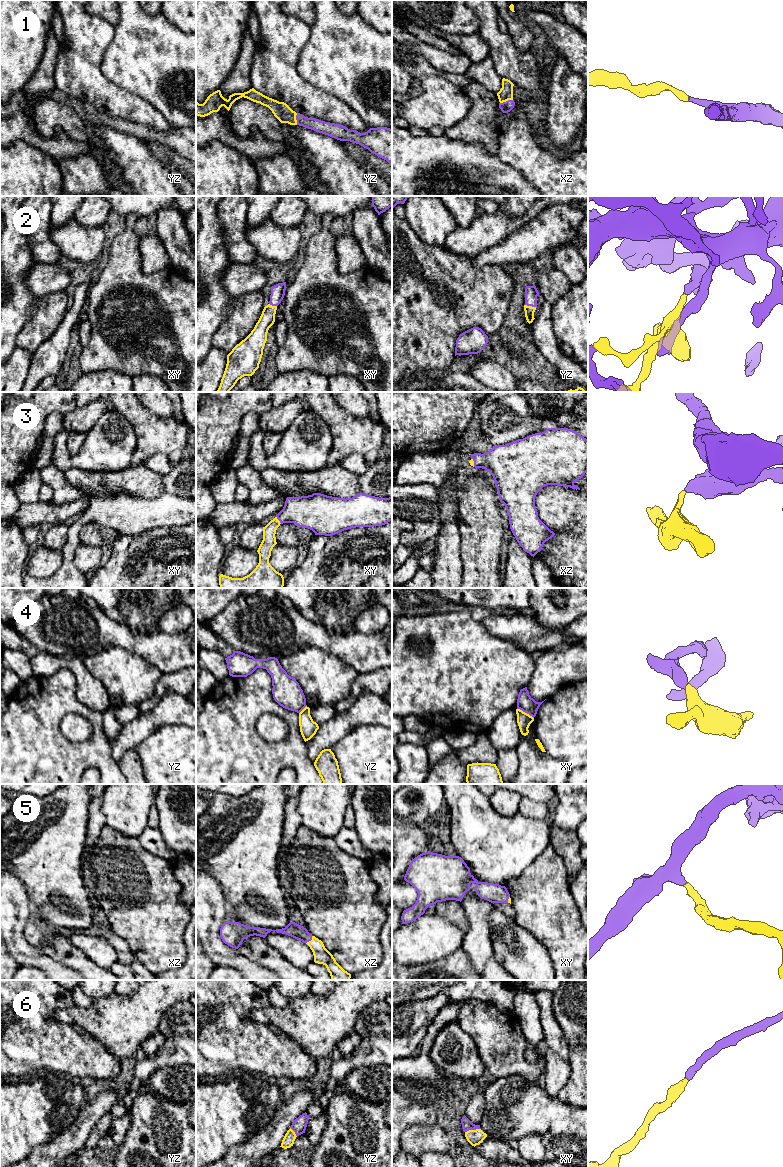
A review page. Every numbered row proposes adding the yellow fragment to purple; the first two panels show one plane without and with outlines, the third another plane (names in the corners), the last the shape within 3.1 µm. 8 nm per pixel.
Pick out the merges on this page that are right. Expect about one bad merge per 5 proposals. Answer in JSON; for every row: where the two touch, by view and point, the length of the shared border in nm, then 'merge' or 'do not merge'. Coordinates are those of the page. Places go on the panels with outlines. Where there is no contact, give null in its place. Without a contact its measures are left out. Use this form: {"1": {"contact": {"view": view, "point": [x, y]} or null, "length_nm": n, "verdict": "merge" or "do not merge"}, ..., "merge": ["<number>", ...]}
{"1": {"contact": {"view": "xz", "point": [506, 101]}, "length_nm": 110, "verdict": "merge"}, "2": {"contact": {"view": "yz", "point": [530, 305]}, "length_nm": 90, "verdict": "merge"}, "3": {"contact": {"view": "xy", "point": [278, 519]}, "length_nm": 80, "verdict": "merge"}, "4": {"contact": {"view": "xy", "point": [525, 712]}, "length_nm": 160, "verdict": "do not merge"}, "5": {"contact": {"view": "xz", "point": [310, 940]}, "length_nm": 80, "verdict": "merge"}, "6": {"contact": {"view": "xy", "point": [472, 1129]}, "length_nm": 120, "verdict": "merge"}, "merge": ["1", "2", "3", "5", "6"]}

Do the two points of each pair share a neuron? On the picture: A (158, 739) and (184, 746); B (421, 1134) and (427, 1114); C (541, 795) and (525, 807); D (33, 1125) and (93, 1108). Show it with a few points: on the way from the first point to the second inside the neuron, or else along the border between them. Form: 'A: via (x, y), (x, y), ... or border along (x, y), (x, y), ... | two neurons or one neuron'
A: via (164, 745), (178, 746) | one neuron
B: border along (436, 1124), (413, 1125), (402, 1133) | two neurons
C: border along (522, 796), (546, 803) | two neurons
D: border along (86, 1102), (76, 1120), (64, 1130) | two neurons

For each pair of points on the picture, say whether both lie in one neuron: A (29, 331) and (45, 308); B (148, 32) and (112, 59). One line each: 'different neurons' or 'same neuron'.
A: same neuron
B: same neuron

